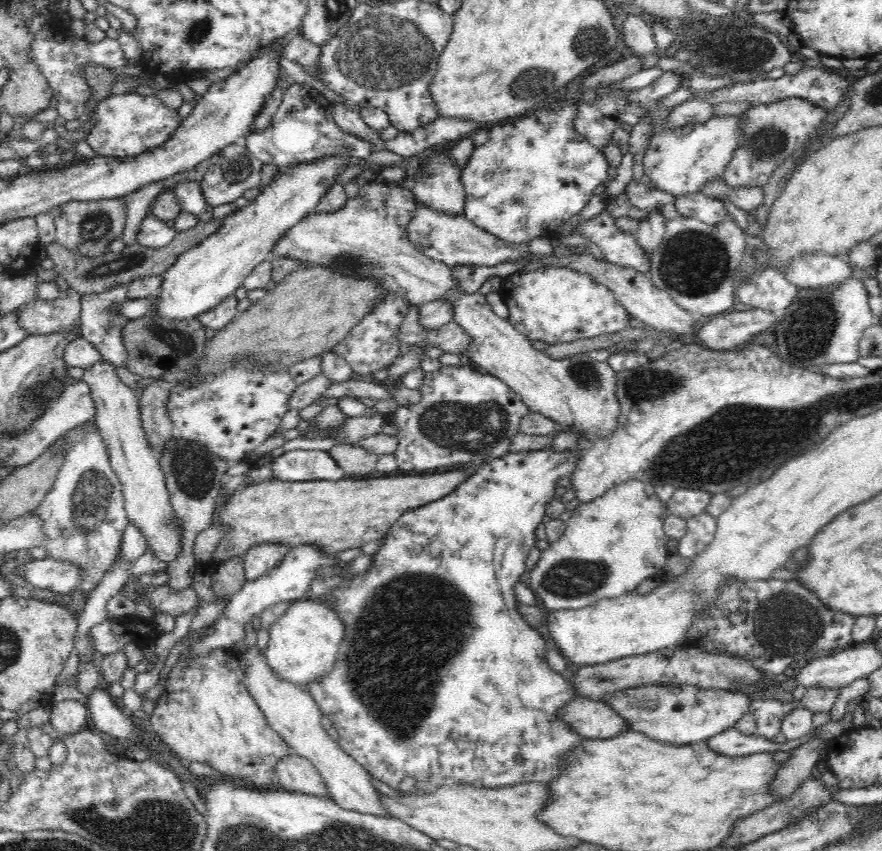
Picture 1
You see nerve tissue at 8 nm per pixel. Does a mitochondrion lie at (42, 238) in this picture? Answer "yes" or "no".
no

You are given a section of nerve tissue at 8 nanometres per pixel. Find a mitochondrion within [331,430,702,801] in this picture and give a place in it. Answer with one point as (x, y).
(407, 634)

